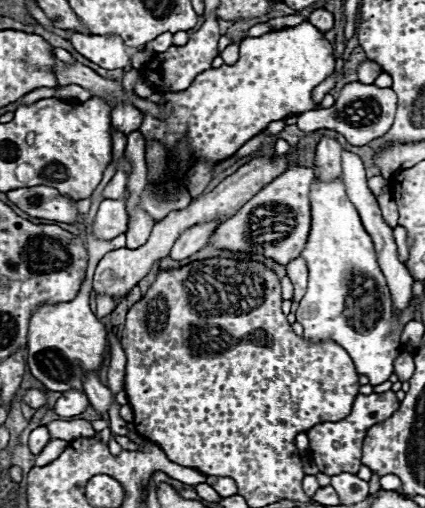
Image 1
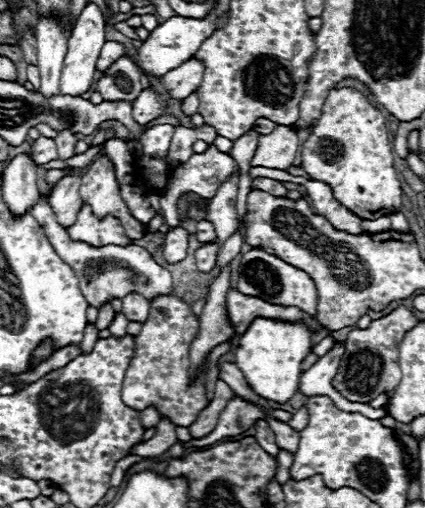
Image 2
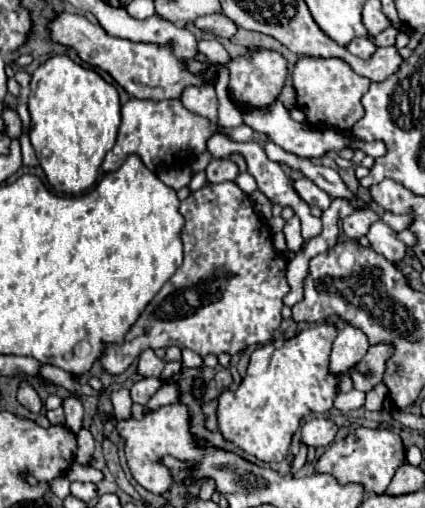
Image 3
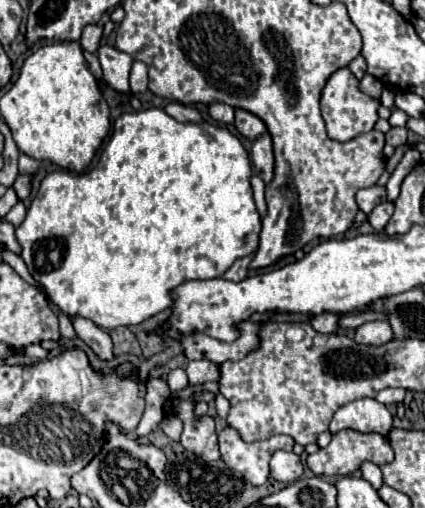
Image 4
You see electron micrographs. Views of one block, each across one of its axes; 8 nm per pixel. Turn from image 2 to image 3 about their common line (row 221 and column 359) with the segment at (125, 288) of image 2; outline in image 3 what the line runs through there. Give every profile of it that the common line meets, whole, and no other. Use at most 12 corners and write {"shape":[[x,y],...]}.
{"shape":[[370,38],[350,40],[346,46],[354,56],[370,58],[376,50]]}

